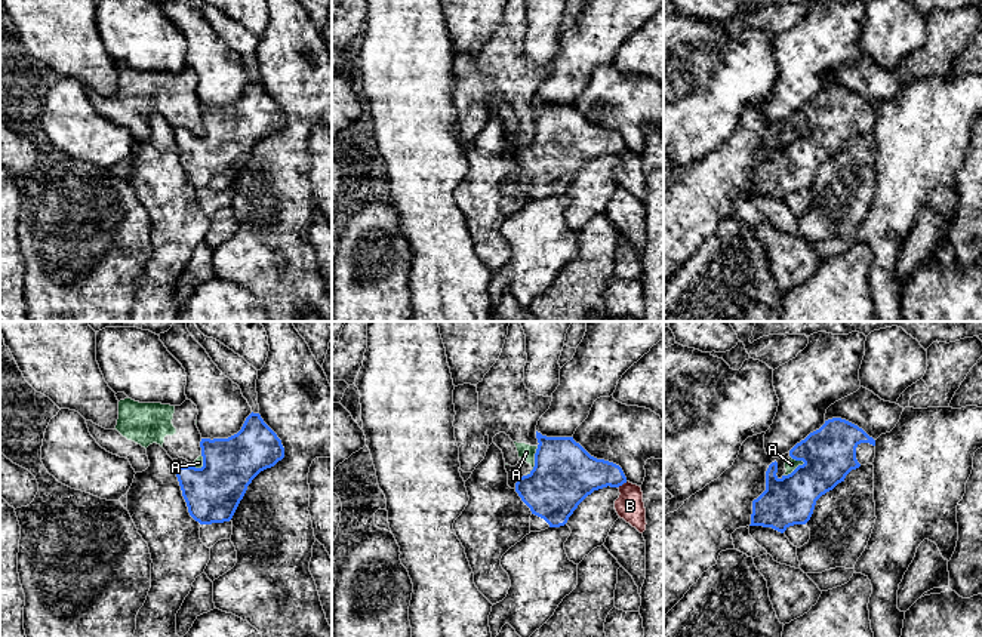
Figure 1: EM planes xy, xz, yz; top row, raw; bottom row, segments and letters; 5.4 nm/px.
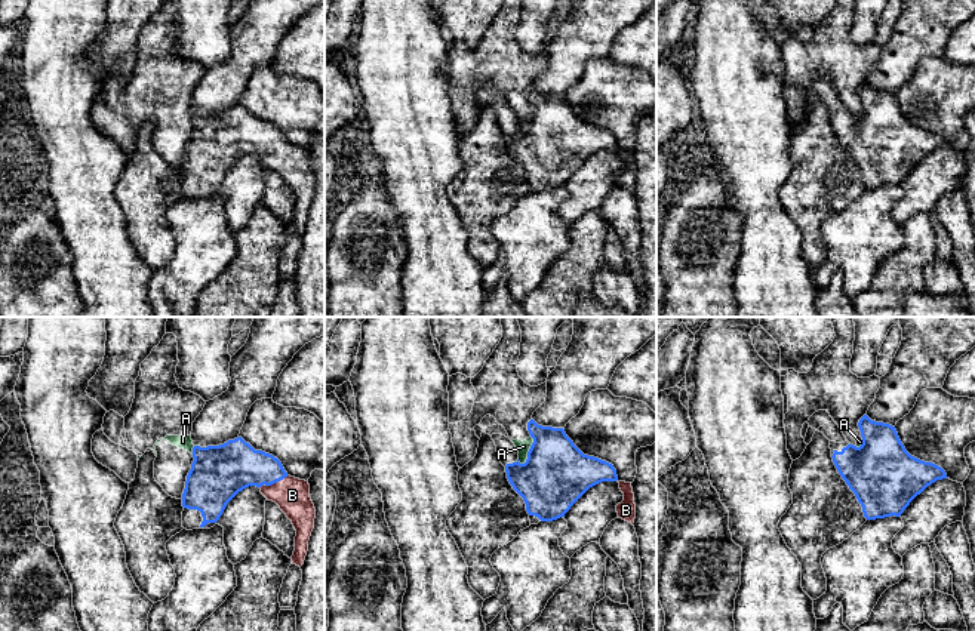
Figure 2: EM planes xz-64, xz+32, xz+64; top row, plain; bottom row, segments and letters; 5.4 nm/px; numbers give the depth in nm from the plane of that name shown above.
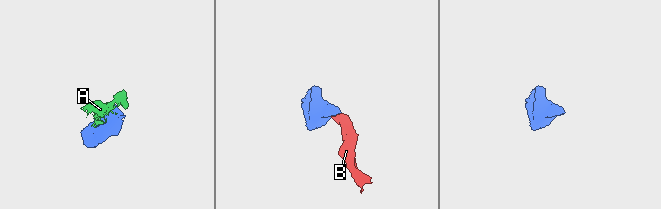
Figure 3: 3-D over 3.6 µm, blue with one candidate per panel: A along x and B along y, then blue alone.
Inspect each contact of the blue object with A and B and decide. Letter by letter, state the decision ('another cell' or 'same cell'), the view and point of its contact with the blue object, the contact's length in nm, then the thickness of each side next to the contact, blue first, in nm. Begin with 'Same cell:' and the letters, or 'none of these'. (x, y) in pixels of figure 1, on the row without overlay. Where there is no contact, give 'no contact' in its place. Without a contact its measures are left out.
Same cell: B
A: another cell; contact yz (796, 137); length 140 nm; calibres 280 and 70 nm
B: same cell; contact xz (622, 151); length 70 nm; calibres 240 and 150 nm

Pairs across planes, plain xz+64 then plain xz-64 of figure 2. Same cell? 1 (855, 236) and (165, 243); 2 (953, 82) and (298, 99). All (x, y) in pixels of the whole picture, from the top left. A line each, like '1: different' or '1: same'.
1: different
2: same

